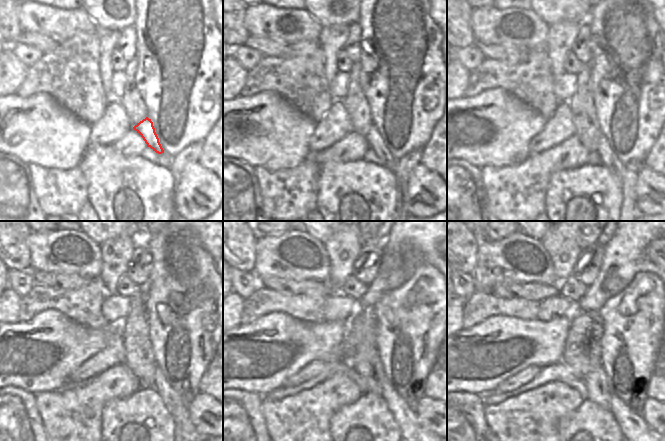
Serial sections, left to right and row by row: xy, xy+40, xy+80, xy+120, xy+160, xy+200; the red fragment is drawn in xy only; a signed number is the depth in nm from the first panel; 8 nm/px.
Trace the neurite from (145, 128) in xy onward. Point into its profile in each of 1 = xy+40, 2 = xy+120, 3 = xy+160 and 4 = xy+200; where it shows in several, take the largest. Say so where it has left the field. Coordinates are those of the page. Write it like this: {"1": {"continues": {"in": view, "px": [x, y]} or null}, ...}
{"1": {"continues": {"in": "xy+40", "px": [375, 142]}}, "2": {"continues": {"in": "xy+120", "px": [177, 408]}}, "3": {"continues": {"in": "xy+160", "px": [405, 417]}}, "4": {"continues": {"in": "xy+200", "px": [631, 424]}}}

